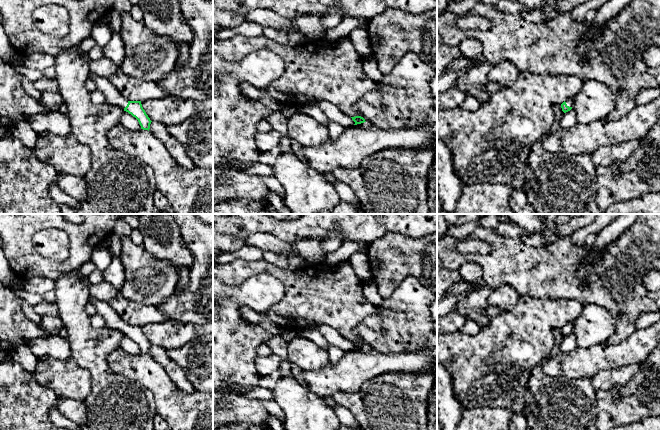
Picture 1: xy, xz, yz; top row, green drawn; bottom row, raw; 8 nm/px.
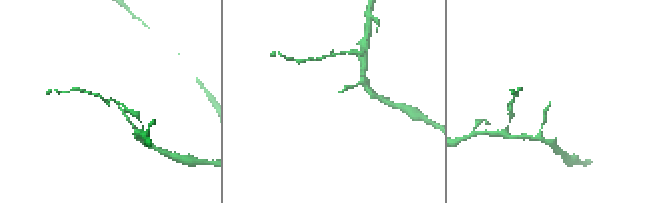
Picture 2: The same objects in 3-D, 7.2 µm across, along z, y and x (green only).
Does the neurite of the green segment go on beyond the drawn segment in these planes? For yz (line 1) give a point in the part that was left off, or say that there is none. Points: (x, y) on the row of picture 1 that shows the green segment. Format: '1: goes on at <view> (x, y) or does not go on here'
1: goes on at yz (569, 102)

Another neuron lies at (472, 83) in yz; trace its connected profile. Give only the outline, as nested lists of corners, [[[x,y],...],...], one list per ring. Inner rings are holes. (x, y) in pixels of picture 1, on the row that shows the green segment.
[[[484,61],[458,78],[452,87],[463,91],[466,96],[475,97],[481,105],[487,103],[492,98],[492,95],[484,90],[484,86],[488,82],[487,75],[492,66],[490,62]]]

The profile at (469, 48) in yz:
[[[465,39],[458,48],[461,56],[466,59],[474,59],[483,55],[483,45],[478,39]]]

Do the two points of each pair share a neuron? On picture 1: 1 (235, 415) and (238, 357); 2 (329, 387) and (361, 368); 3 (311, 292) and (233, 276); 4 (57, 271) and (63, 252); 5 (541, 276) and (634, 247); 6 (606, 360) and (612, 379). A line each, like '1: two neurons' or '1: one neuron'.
1: two neurons
2: one neuron
3: one neuron
4: two neurons
5: one neuron
6: two neurons

